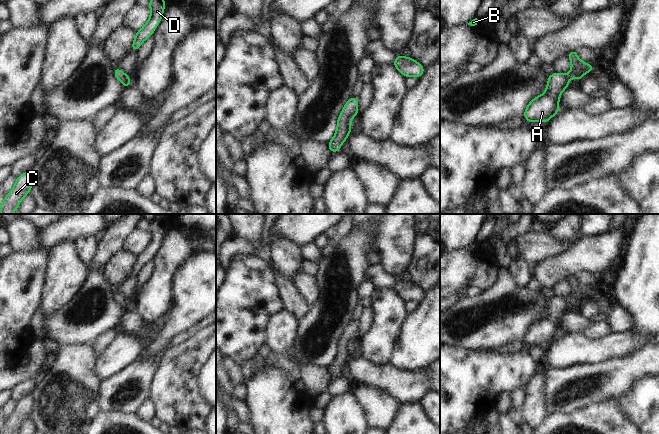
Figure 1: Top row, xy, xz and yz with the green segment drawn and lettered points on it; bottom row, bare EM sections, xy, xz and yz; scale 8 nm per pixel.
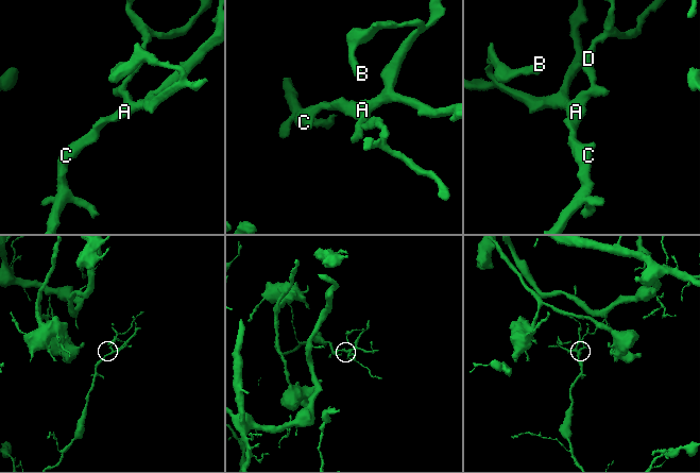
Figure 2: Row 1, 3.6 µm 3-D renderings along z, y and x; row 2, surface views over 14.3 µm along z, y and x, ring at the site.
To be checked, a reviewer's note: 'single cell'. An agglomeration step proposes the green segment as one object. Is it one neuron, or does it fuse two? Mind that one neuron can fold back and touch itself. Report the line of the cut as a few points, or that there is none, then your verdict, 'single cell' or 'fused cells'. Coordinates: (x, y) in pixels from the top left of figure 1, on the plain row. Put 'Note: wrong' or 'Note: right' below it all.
no cut | single cell
Note: right

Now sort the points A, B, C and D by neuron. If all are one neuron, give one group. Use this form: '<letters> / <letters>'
A B C D

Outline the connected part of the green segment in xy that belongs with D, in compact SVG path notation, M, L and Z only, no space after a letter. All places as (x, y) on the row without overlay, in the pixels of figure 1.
M155 215L155 218L151 221L149 226L150 241L145 249L136 256L130 275L136 275L142 269L142 267L148 262L152 261L154 254L161 246L163 236L165 234L164 227L164 215Z

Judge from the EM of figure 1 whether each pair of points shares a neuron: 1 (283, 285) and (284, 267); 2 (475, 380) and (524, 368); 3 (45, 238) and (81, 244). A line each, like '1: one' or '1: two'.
1: two
2: one
3: two

